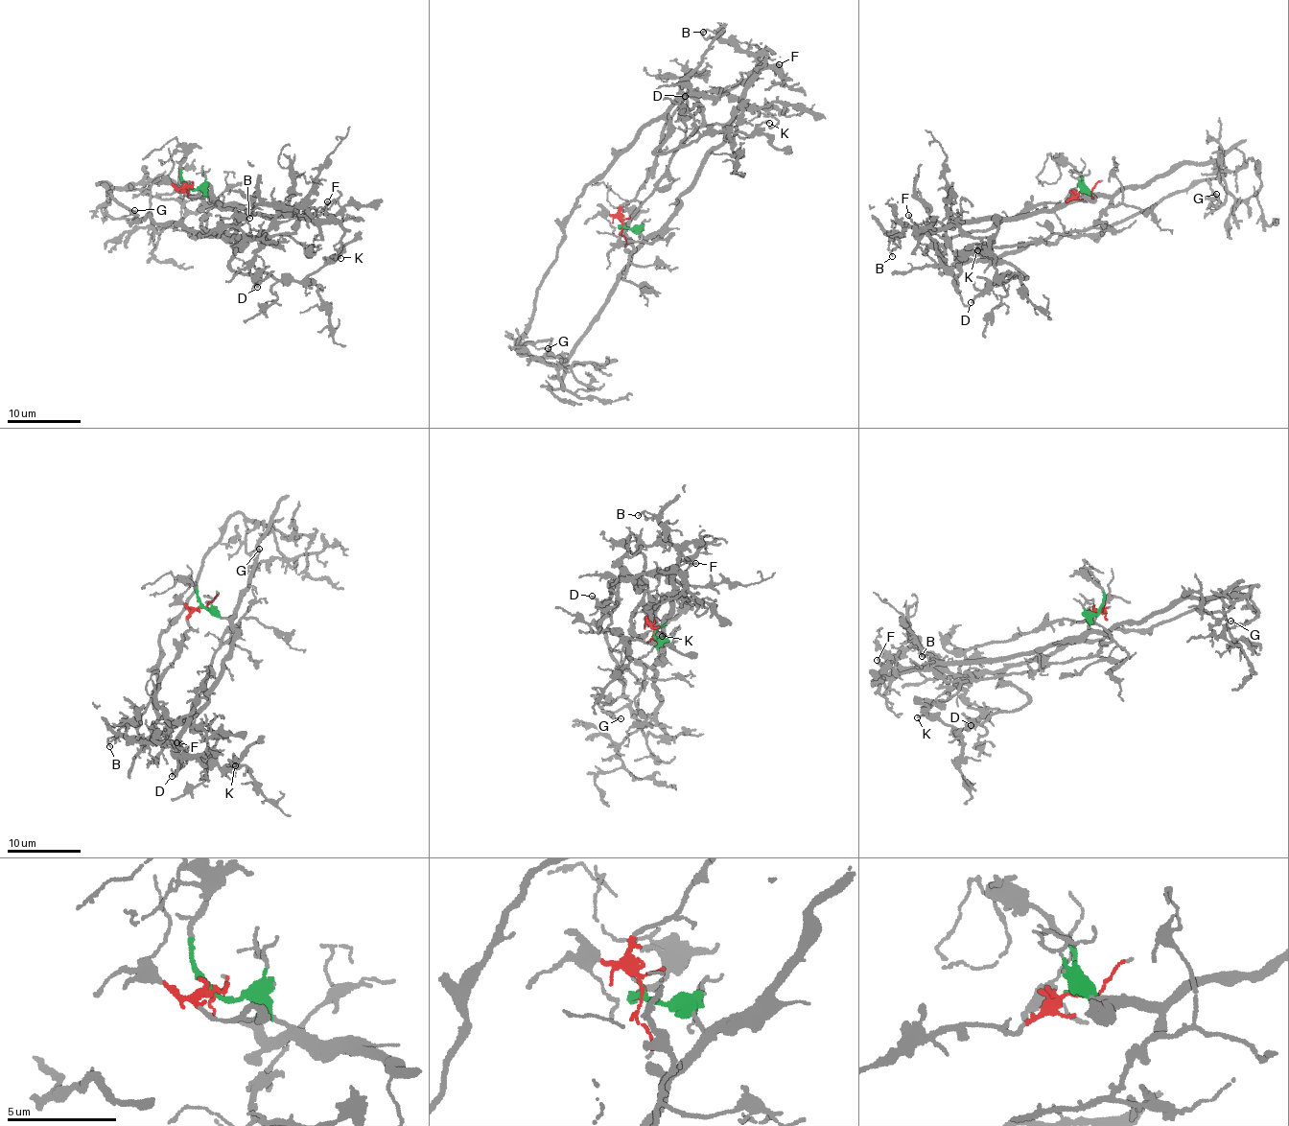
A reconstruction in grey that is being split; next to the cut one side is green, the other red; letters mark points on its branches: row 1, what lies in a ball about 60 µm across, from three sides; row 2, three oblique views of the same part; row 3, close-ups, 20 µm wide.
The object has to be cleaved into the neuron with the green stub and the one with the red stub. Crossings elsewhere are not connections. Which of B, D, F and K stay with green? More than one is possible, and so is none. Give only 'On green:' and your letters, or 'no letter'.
On green: B, F

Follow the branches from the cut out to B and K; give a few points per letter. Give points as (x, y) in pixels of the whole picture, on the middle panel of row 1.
B: (624, 225), (644, 237), (657, 234), (724, 138), (751, 78), (757, 60), (717, 35), (703, 31)
K: (624, 225), (620, 210), (655, 160), (686, 77), (657, 153), (707, 133), (749, 134), (769, 122)

